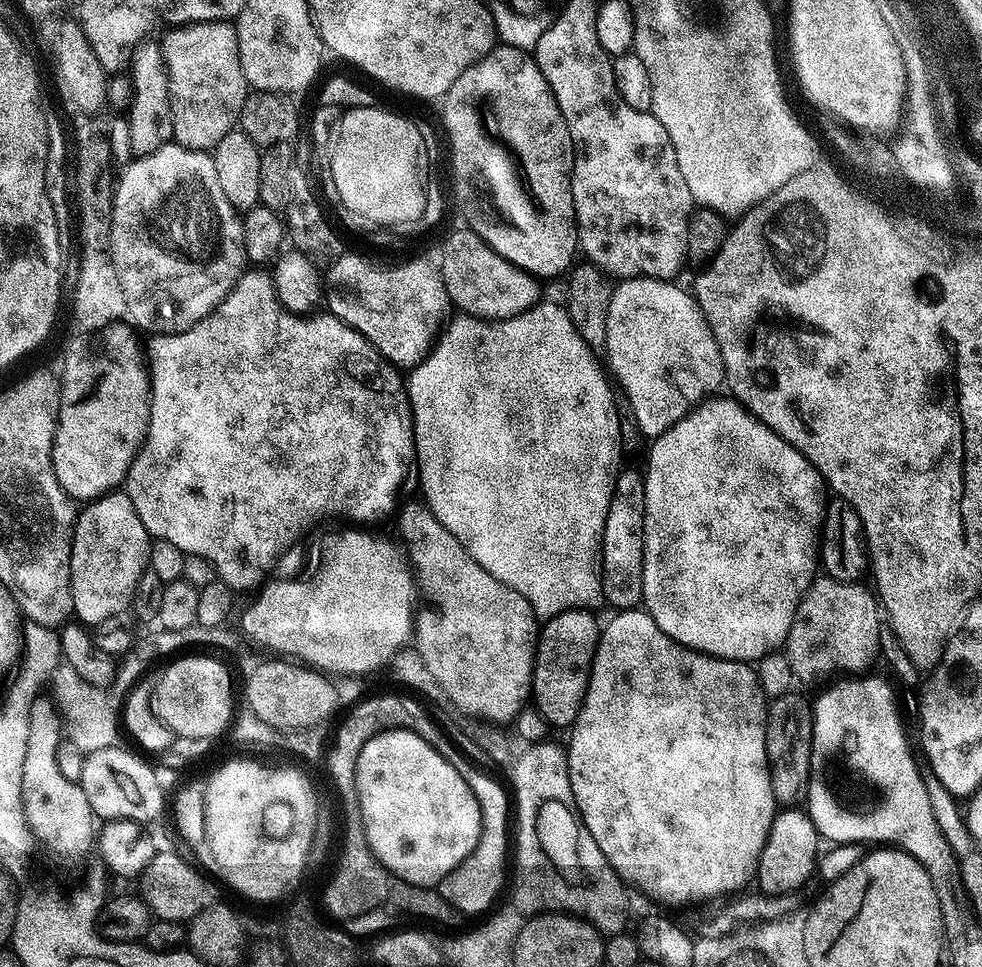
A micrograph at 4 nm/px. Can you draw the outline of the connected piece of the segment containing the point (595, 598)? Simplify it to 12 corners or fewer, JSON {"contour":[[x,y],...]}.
{"contour":[[563,303],[406,376],[423,503],[544,620],[596,610],[622,451]]}

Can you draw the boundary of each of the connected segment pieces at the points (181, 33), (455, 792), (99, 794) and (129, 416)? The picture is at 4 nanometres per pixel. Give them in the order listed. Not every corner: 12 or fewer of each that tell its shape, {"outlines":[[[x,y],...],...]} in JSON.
{"outlines":[[[172,26],[159,45],[172,140],[208,152],[250,95],[236,29]],[[405,728],[356,759],[376,861],[436,886],[479,842],[466,778]],[[131,747],[87,753],[78,783],[101,821],[165,811],[155,770]],[[131,323],[59,373],[52,465],[73,501],[117,491],[152,381]]]}

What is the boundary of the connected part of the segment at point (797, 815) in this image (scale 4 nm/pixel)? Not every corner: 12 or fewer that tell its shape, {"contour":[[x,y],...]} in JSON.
{"contour":[[777,811],[754,880],[766,896],[805,887],[822,837],[807,811]]}

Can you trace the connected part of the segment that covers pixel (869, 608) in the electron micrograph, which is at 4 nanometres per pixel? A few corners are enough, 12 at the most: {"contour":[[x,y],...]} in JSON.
{"contour":[[817,575],[786,641],[801,685],[878,660],[873,589]]}

